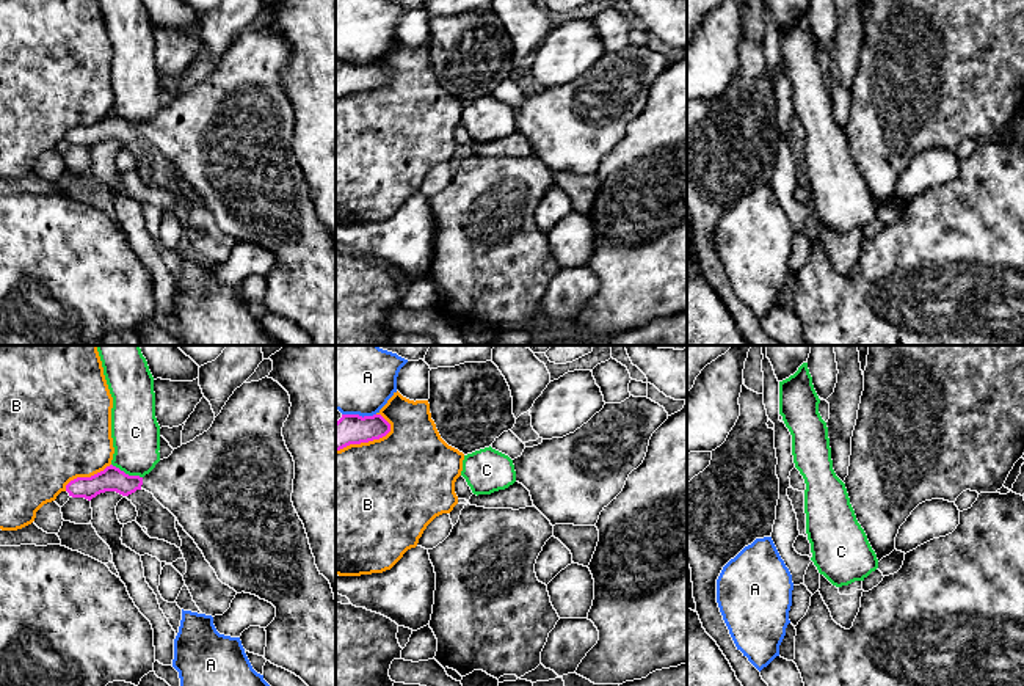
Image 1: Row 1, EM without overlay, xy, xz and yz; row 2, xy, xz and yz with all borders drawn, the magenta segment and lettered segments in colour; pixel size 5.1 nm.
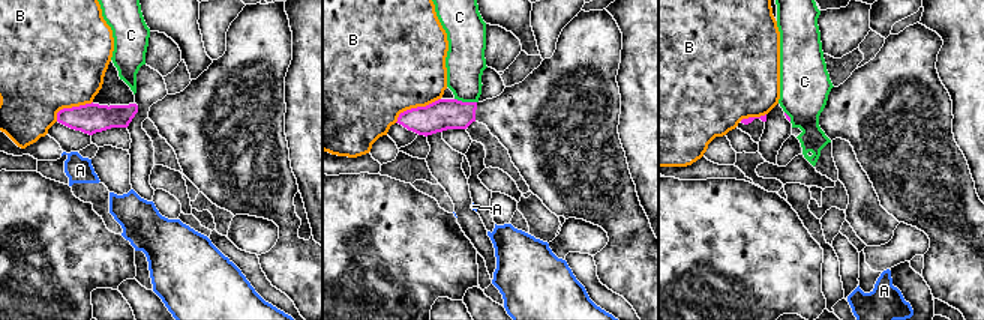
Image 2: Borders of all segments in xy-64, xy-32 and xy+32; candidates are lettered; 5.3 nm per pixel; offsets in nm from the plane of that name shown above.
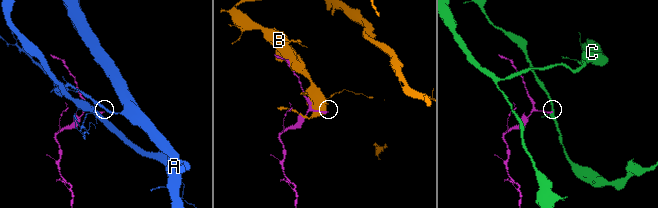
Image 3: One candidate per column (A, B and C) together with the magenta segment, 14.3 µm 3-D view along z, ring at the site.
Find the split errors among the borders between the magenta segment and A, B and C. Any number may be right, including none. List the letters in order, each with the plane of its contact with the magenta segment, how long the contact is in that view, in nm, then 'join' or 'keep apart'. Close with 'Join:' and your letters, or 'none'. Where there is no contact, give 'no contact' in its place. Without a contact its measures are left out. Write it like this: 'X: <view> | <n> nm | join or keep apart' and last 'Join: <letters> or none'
A: xz | 180 nm | keep apart
B: xz | 320 nm | keep apart
C: xy | 180 nm | keep apart
Join: none

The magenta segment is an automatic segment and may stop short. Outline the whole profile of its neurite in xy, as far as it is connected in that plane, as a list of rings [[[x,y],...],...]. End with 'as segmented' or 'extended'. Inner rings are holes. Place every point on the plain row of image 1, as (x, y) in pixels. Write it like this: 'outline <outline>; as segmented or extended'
outline [[[273,27],[243,31],[207,80],[174,97],[144,126],[129,124],[110,113],[91,126],[71,129],[66,140],[72,146],[88,149],[105,140],[129,144],[143,137],[152,141],[194,188],[223,232],[237,242],[256,243],[276,256],[274,268],[265,276],[265,308],[300,325],[314,345],[336,345],[336,246],[329,229],[315,213],[304,173],[292,151],[295,110],[282,85],[290,55],[289,41]]]; extended

